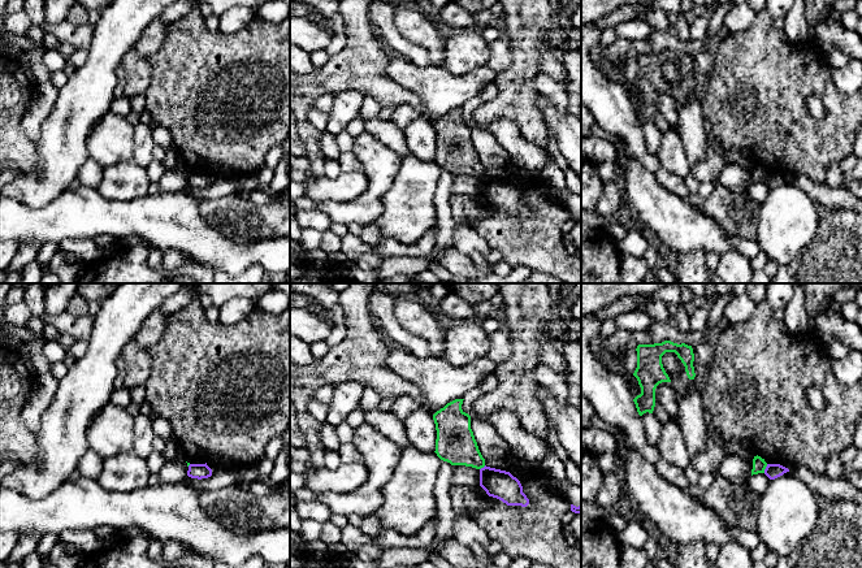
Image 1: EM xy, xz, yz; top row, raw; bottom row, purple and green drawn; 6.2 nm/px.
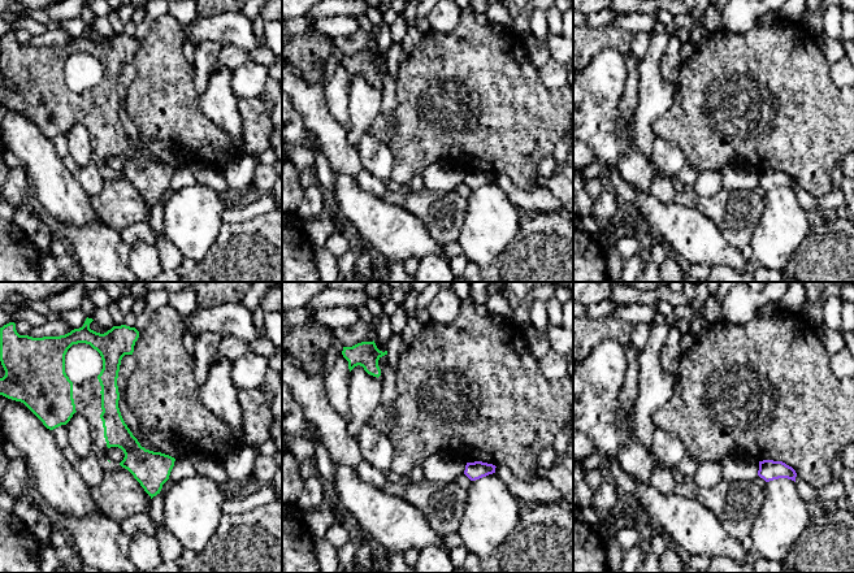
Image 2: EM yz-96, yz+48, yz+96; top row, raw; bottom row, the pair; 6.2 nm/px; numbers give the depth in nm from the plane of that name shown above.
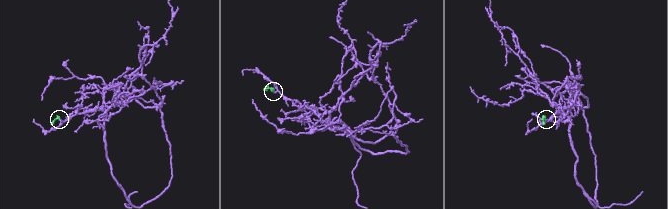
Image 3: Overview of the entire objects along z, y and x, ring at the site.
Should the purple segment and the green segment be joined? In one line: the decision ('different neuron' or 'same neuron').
different neuron

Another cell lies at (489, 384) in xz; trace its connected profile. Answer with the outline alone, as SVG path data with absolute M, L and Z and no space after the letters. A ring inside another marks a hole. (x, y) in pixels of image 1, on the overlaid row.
M491 373L490 376L482 380L482 382L478 385L478 389L481 389L484 393L490 393L495 390L498 385L499 385L499 381L495 373Z

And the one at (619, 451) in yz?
M615 434L615 441L616 441L616 447L614 452L618 458L618 471L620 473L627 463L627 452L618 434Z

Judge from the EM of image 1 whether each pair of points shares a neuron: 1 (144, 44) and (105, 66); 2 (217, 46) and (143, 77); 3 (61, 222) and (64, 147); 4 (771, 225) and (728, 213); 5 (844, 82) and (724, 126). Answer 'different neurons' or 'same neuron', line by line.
1: different neurons
2: different neurons
3: different neurons
4: different neurons
5: different neurons

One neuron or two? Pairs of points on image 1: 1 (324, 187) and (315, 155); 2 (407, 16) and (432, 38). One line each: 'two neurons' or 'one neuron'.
1: two neurons
2: one neuron

